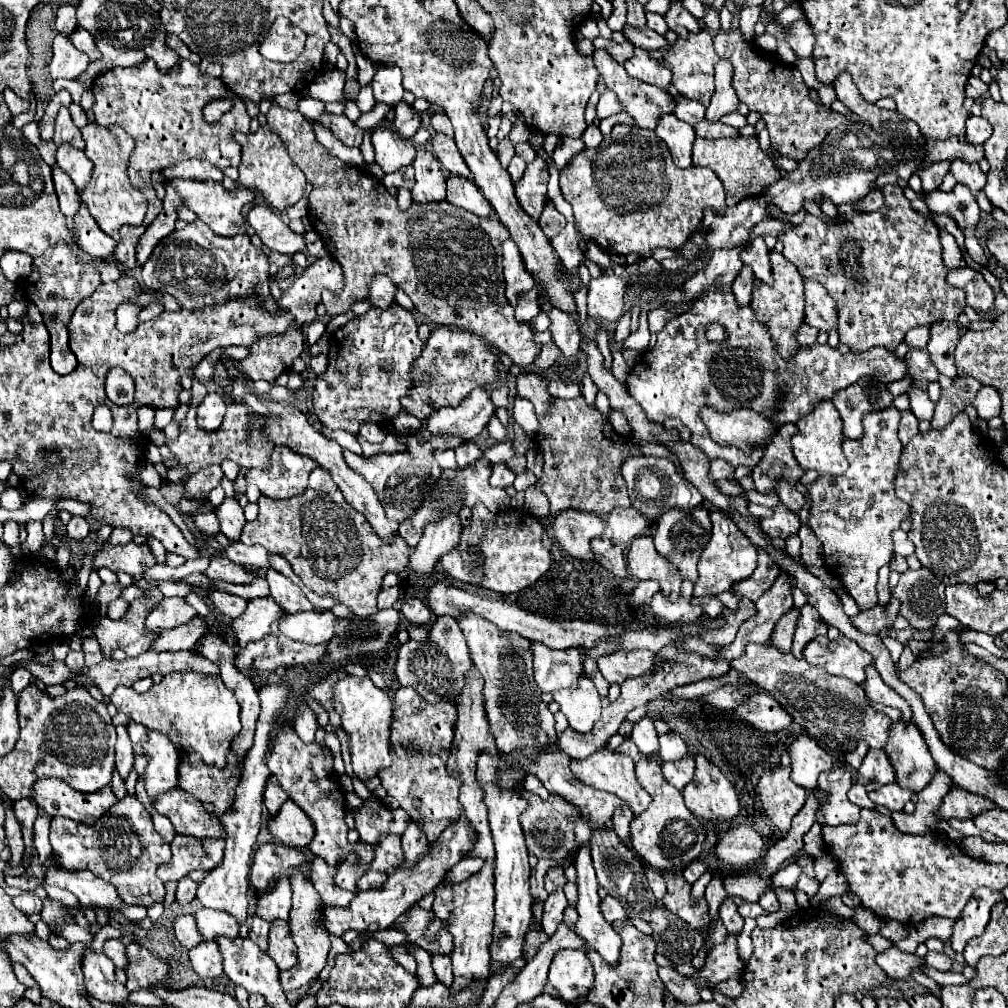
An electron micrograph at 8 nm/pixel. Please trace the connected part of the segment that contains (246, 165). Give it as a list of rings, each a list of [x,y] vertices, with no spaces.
[[[267,125],[259,127],[257,133],[249,133],[249,135],[235,133],[235,139],[243,147],[241,163],[239,163],[239,179],[237,179],[241,183],[241,187],[247,187],[247,189],[255,187],[261,193],[261,197],[265,199],[265,203],[281,213],[303,197],[305,175],[301,173],[301,169],[297,169],[297,165],[287,155],[281,139]]]

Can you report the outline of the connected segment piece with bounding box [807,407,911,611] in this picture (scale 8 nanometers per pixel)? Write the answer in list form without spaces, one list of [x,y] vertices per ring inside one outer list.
[[[895,407],[867,413],[863,417],[863,437],[843,441],[843,453],[849,459],[847,473],[837,477],[821,475],[826,477],[819,477],[807,487],[813,497],[809,527],[821,541],[825,567],[843,581],[847,593],[863,611],[877,603],[877,571],[889,565],[893,557],[891,531],[899,529],[899,523],[911,515],[911,507],[895,497],[895,471],[903,451],[897,437],[899,417],[901,413]]]

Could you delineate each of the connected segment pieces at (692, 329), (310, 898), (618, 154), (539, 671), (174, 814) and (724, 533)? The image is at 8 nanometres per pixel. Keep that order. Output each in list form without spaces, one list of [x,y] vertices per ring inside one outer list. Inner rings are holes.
[[[731,291],[707,293],[689,311],[667,321],[657,333],[655,347],[647,349],[639,363],[627,377],[627,387],[641,409],[663,425],[665,419],[679,419],[691,431],[691,445],[703,449],[707,459],[725,459],[733,467],[745,465],[755,467],[765,453],[765,445],[753,445],[749,455],[735,445],[719,445],[711,441],[703,419],[699,417],[703,405],[711,405],[719,411],[733,411],[735,407],[749,407],[765,415],[773,427],[787,421],[797,423],[799,419],[813,413],[815,405],[827,401],[835,391],[849,387],[861,377],[877,377],[883,383],[899,381],[907,373],[903,359],[897,359],[891,351],[875,347],[867,353],[841,355],[829,345],[801,347],[793,363],[785,363],[773,349],[767,329],[755,319],[751,307],[737,307]],[[707,321],[719,321],[727,329],[727,341],[707,341],[703,325]]]
[[[297,869],[295,873],[291,873],[291,885],[293,885],[293,907],[291,907],[291,915],[289,915],[289,927],[291,927],[291,937],[297,945],[297,965],[291,967],[289,971],[281,973],[281,985],[283,991],[295,991],[301,989],[305,985],[309,985],[311,981],[315,981],[321,973],[321,969],[327,963],[327,955],[331,949],[329,937],[327,933],[323,933],[323,925],[319,925],[319,909],[323,907],[323,901],[319,901],[319,893],[315,893],[315,887],[311,885],[309,873],[305,869]]]
[[[615,125],[597,149],[585,149],[561,171],[561,193],[571,203],[577,229],[603,251],[647,257],[653,247],[681,247],[697,229],[703,207],[723,211],[725,191],[709,167],[679,169],[655,131]]]
[[[539,641],[531,643],[533,675],[541,693],[555,693],[563,687],[577,685],[577,677],[583,673],[583,651],[583,647],[557,651]]]
[[[179,787],[159,795],[155,809],[173,823],[177,833],[193,837],[225,837],[225,829],[219,819],[207,815],[201,801],[189,793],[183,793]]]
[[[715,509],[709,515],[713,523],[713,535],[697,567],[699,579],[695,581],[695,597],[709,597],[715,593],[729,591],[733,583],[747,579],[757,565],[757,549],[755,545],[751,545],[751,541],[747,541],[747,537],[743,537],[743,533],[739,533],[739,527],[735,525],[735,521],[731,521],[731,517],[727,517],[727,513],[723,513],[721,509]]]

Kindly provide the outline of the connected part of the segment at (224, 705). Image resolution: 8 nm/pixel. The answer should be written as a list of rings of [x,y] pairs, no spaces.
[[[173,671],[165,675],[159,685],[153,685],[147,693],[137,693],[133,687],[115,687],[111,703],[149,731],[157,731],[171,739],[181,755],[199,753],[199,757],[203,757],[203,763],[215,765],[217,769],[227,767],[227,751],[235,733],[241,731],[239,703],[233,691],[227,689],[219,679],[219,675]]]

